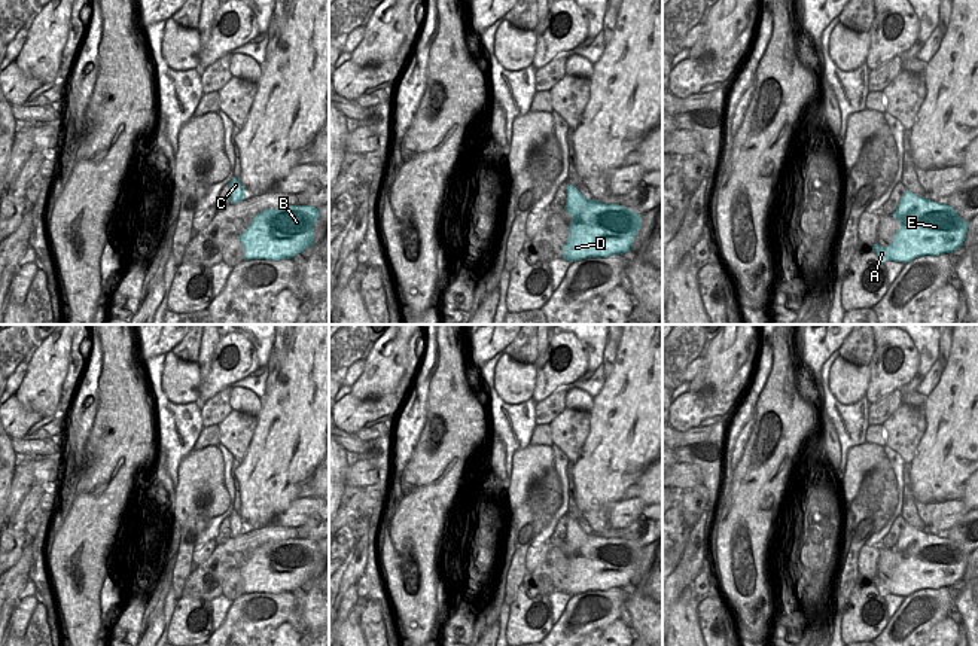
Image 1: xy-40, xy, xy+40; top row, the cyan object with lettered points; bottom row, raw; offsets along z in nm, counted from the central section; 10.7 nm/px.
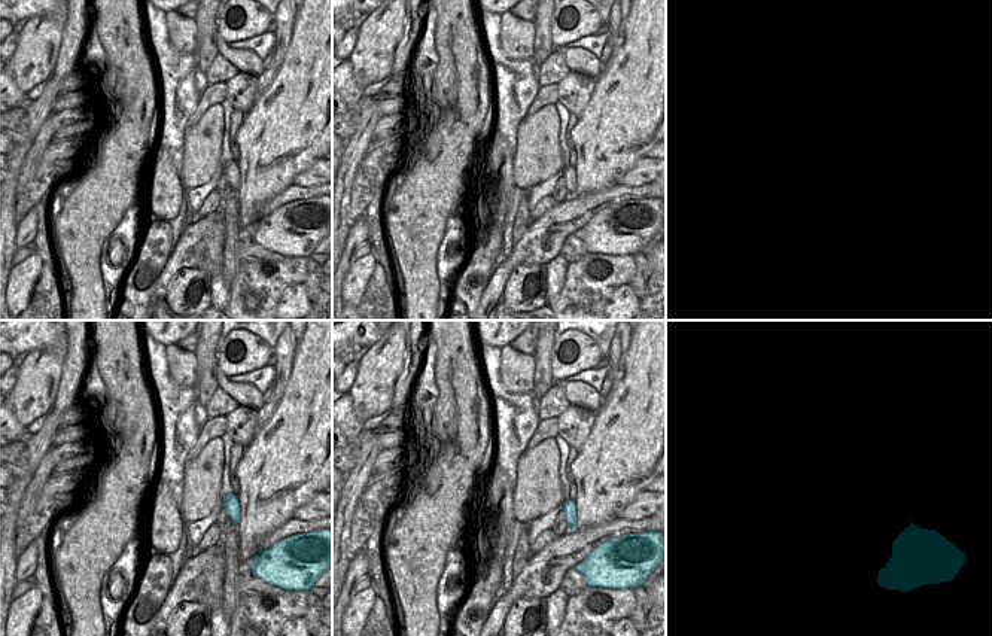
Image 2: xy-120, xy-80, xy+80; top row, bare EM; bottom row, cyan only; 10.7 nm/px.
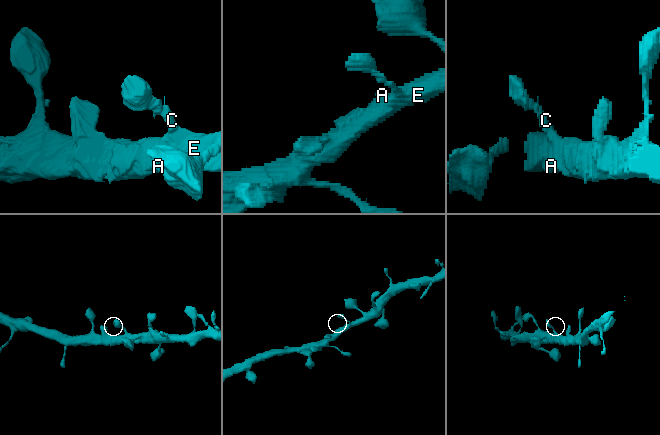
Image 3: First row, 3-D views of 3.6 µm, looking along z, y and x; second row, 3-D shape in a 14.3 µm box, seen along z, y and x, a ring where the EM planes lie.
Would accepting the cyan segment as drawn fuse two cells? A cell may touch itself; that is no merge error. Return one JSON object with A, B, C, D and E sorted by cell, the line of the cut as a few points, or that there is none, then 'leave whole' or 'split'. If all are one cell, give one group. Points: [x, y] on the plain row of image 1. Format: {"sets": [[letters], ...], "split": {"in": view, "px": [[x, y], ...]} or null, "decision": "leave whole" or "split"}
{"sets": [["A", "B", "C", "D", "E"]], "split": null, "decision": "leave whole"}

